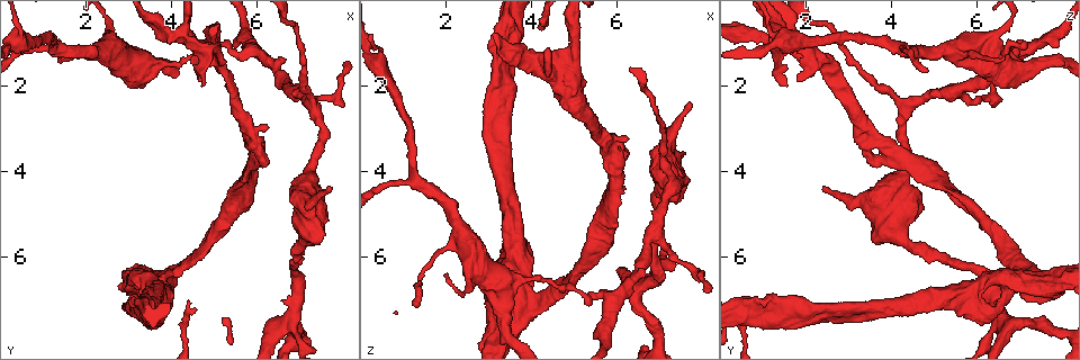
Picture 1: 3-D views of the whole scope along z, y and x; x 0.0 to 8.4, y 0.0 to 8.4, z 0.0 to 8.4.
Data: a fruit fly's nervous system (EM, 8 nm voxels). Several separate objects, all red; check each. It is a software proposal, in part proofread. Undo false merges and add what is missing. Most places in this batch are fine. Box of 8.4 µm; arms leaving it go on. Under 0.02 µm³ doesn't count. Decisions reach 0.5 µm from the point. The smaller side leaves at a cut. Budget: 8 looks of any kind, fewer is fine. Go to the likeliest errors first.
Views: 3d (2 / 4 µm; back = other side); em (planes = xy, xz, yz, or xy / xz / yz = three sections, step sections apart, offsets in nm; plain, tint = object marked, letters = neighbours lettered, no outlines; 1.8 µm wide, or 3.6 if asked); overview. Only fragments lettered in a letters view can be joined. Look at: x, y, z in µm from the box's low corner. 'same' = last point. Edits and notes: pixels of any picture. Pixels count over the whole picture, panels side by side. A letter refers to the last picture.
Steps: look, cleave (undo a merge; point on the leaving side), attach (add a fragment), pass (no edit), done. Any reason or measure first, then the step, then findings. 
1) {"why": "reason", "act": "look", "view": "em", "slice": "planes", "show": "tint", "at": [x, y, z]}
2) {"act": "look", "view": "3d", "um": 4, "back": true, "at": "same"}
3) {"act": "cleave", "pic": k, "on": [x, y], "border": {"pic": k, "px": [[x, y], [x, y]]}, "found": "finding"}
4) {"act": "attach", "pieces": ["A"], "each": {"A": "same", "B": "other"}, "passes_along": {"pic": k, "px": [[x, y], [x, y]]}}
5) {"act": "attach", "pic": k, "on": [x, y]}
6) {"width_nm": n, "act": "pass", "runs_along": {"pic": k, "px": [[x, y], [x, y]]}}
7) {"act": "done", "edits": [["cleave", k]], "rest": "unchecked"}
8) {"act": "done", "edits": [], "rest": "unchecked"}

{"why": "sharp bend", "act": "look", "view": "3d", "um": 2, "back": true, "at": [5.90, 3.20, 3.65]}

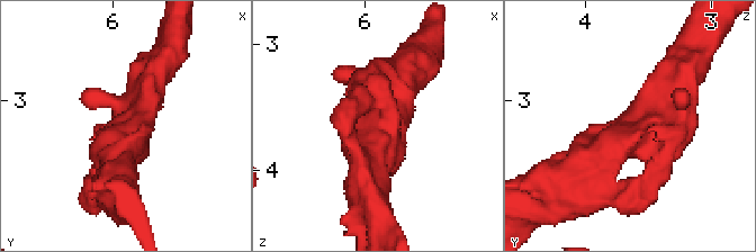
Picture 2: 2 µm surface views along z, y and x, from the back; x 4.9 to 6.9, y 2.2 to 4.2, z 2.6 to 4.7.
{"why": "now the EM", "act": "look", "view": "em", "slice": "planes", "show": "letters", "at": [5.84, 3.18, 3.64]}

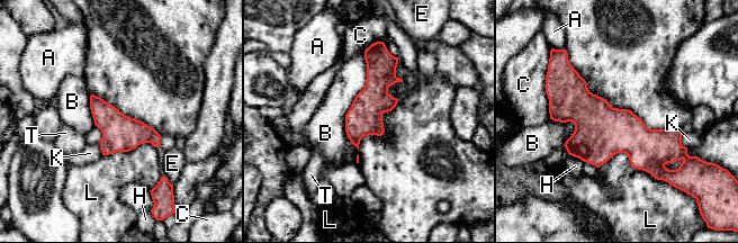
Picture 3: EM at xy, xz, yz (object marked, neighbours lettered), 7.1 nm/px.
{"act": "pass", "each": {"A": "other", "B": "other", "C": "other", "E": "other", "H": "other", "K": "other", "L": "other", "T": "other"}, "runs_along": {"pic": 3, "px": [[375, 50], [375, 97], [356, 142]]}, "found": "one cell here"}

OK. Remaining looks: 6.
{"why": "touches itself", "act": "look", "view": "3d", "um": 4, "at": [4.85, 1.05, 1.45]}

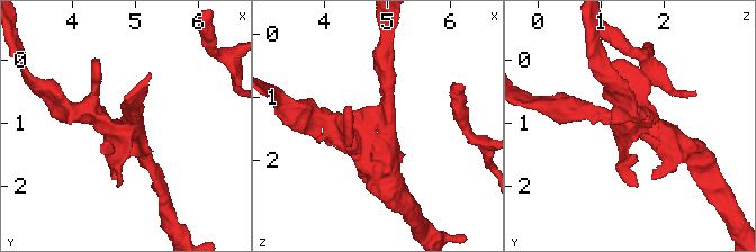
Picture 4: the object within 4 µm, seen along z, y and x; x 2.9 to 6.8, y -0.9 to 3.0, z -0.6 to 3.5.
{"act": "look", "view": "em", "slice": "planes", "show": "plain", "at": [4.95, 1.10, 1.45]}

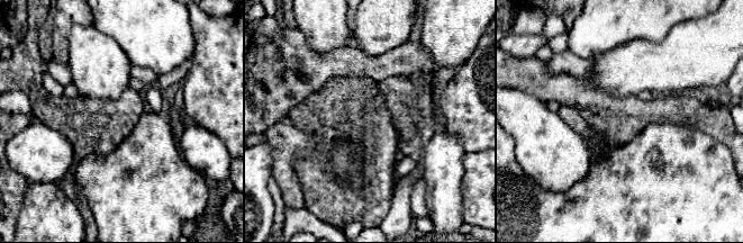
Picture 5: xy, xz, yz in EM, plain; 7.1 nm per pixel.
{"act": "look", "view": "em", "slice": "planes", "show": "letters", "at": "same"}

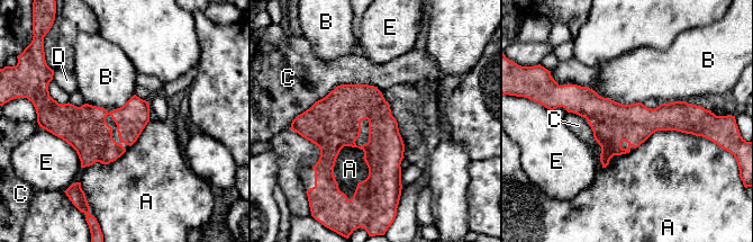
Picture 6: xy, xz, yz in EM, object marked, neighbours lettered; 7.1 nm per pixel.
{"longest_contact_nm": ["C", 600], "act": "pass", "each": {"A": "other", "B": "other", "C": "other", "D": "other", "E": "other"}, "border": {"pic": 6, "px": [[344, 145], [368, 168], [350, 199]]}, "found": "all the same cell"}

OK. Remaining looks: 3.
{"why": "sudden change in width", "act": "look", "view": "em", "um": 3.6, "slice": "planes", "show": "letters", "at": [7.25, 3.85, 4.25]}

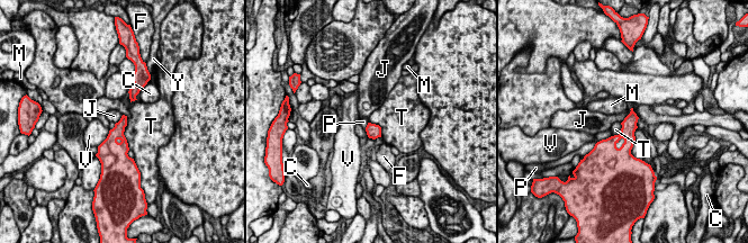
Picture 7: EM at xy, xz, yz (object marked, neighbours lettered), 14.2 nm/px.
{"width_nm": 200, "act": "pass", "each": {"C": "other", "F": "other", "J": "other", "M": "other", "P": "other", "T": "other", "V": "other", "Y": "other"}, "border": {"pic": 7, "px": [[126, 117], [124, 136], [129, 149]]}, "found": "continuous, no second cell"}

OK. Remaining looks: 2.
{"act": "done", "edits": [], "rest": "unchecked"}

